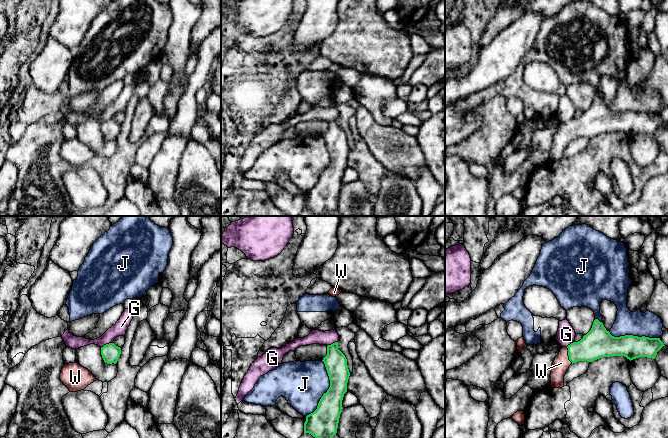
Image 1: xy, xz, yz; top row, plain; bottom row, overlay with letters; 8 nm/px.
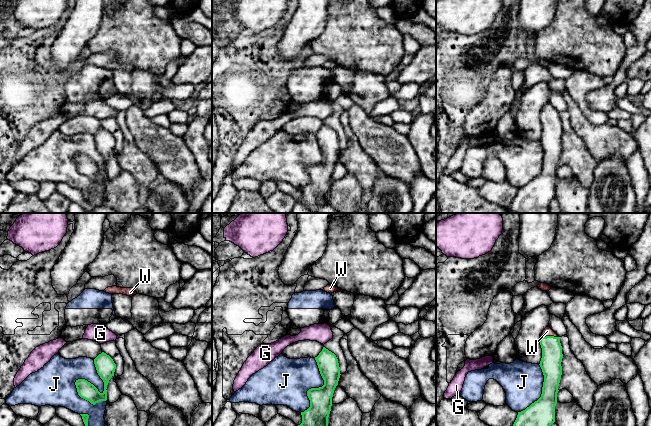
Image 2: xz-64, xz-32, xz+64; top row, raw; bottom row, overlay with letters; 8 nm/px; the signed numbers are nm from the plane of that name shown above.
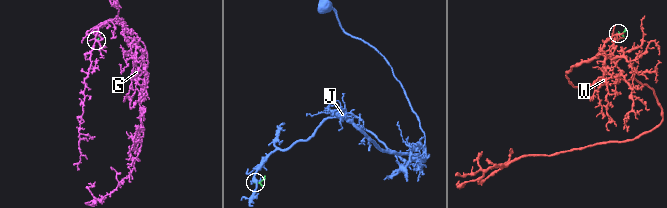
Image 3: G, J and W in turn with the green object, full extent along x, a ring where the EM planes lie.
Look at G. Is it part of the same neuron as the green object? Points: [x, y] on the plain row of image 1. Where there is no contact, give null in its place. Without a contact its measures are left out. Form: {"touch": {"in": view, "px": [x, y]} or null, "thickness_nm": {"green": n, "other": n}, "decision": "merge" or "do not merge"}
{"touch": {"in": "xy", "px": [106, 120]}, "thickness_nm": {"green": 150, "other": 110}, "decision": "do not merge"}

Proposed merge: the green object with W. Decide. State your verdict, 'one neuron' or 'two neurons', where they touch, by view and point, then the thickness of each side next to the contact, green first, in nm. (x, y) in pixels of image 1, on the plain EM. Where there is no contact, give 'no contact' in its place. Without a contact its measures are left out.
one neuron | yz (568, 131) | 220/130 nm

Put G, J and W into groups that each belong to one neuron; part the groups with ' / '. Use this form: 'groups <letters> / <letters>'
groups G / J / W

